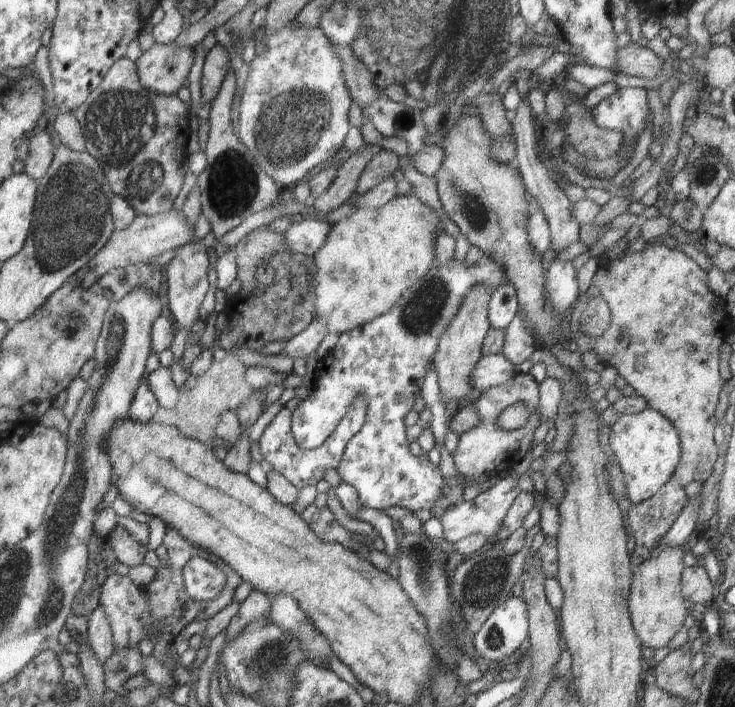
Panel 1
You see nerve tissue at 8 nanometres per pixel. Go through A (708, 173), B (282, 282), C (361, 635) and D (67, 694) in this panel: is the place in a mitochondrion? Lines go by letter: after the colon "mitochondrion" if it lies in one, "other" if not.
A: mitochondrion
B: mitochondrion
C: other
D: other

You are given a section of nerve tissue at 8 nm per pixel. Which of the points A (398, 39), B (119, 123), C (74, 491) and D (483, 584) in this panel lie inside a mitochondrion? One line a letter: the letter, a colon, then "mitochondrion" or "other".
A: mitochondrion
B: mitochondrion
C: mitochondrion
D: mitochondrion

